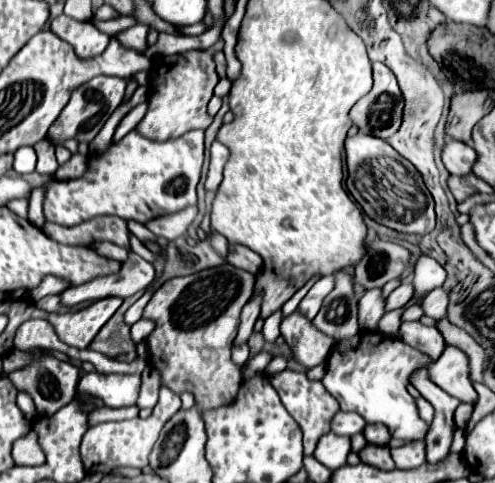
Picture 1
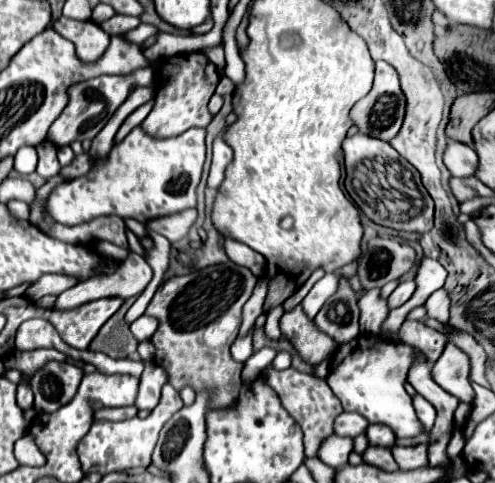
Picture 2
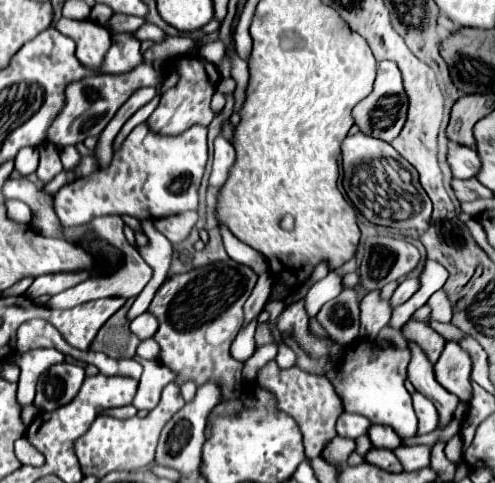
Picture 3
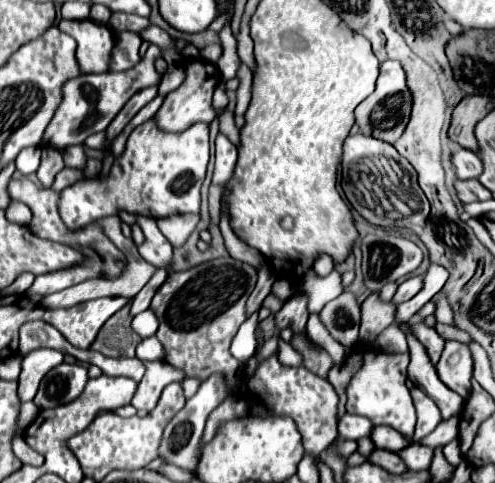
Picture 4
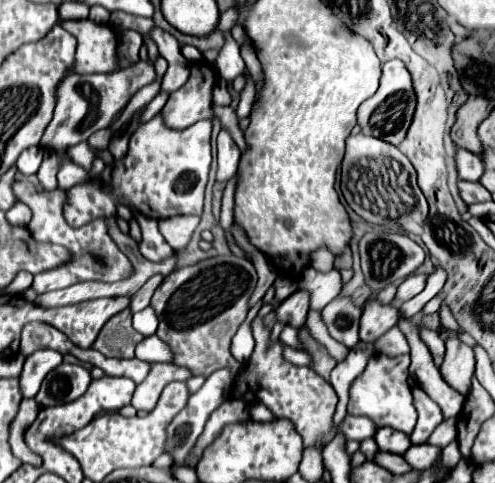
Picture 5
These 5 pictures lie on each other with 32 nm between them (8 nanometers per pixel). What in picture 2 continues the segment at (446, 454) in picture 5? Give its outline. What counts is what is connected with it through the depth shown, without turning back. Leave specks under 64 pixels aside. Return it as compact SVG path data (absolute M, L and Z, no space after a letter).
M456 430L456 432L452 434L452 438L450 438L450 444L448 444L448 456L450 456L450 458L460 456L462 448L464 448L464 436L462 436L460 430Z

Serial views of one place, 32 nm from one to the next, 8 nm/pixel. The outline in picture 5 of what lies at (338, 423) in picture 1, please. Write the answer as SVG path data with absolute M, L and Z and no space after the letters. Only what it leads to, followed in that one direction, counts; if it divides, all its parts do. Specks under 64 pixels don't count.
M346 416L342 422L342 432L348 440L368 440L374 438L378 426L368 416Z

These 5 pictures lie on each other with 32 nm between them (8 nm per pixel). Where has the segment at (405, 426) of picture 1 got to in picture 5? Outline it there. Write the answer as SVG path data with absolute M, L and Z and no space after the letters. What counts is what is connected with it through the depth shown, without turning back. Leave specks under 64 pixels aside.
M372 356L366 370L350 386L348 414L370 416L378 426L390 426L404 434L412 434L418 414L414 408L412 392L408 390L408 356Z

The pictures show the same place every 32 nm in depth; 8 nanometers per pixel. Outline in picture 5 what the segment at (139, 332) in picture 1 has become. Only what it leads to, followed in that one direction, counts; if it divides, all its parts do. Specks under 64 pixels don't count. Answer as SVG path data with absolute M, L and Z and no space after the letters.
M150 306L134 314L134 328L136 328L140 334L144 334L144 336L156 334L158 318L156 318L156 314L154 314L154 310L152 310Z

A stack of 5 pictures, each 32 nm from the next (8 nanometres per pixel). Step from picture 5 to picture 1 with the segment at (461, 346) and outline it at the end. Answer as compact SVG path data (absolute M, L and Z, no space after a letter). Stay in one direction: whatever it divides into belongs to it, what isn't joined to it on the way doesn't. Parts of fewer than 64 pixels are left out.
M446 346L442 356L430 366L430 378L460 402L476 402L476 390L468 378L468 356L456 346Z

